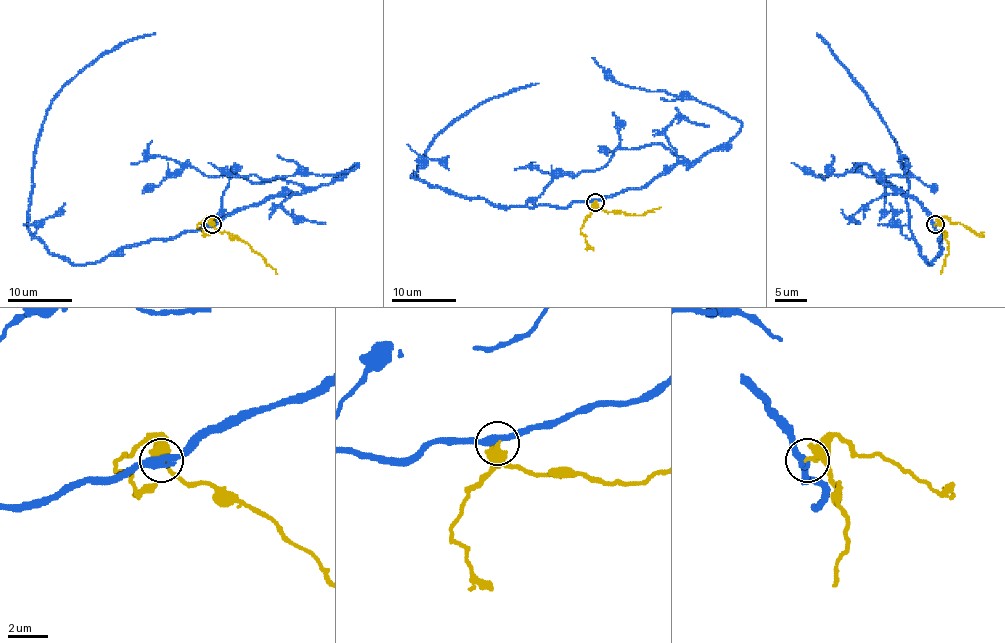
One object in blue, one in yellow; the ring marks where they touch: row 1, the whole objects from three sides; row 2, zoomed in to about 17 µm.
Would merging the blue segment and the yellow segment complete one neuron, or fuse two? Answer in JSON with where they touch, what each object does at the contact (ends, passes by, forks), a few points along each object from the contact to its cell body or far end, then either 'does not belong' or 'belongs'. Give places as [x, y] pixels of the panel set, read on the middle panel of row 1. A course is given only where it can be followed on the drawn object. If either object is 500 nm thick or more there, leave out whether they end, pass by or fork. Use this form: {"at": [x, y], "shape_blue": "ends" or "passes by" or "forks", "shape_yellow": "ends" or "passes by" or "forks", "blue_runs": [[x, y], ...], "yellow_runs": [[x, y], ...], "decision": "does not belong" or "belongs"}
{"at": [595, 202], "shape_blue": "passes by", "shape_yellow": "passes by", "blue_runs": [[595, 202], [495, 207], [431, 188], [412, 175], [450, 123], [489, 99], [538, 83]], "yellow_runs": [[595, 202], [604, 212], [632, 215], [643, 215], [661, 207]], "decision": "does not belong"}

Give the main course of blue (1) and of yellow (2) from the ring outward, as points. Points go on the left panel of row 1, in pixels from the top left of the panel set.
1: (211, 224), (78, 264), (54, 256), (28, 227), (46, 110), (105, 54), (155, 33)
2: (211, 224), (221, 232), (237, 235), (277, 274)

